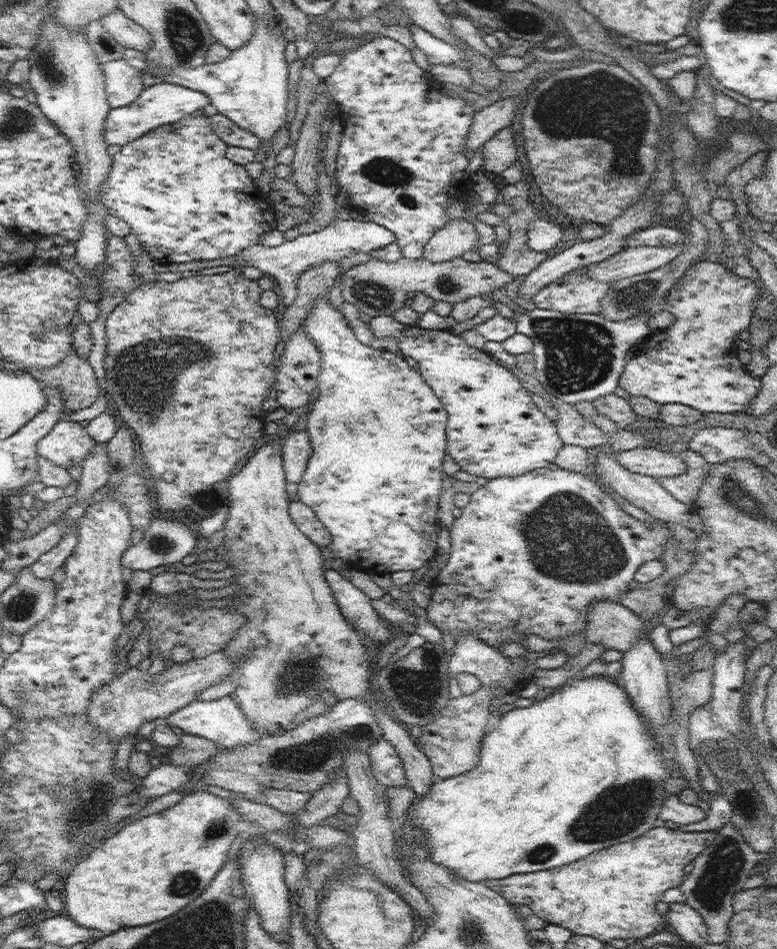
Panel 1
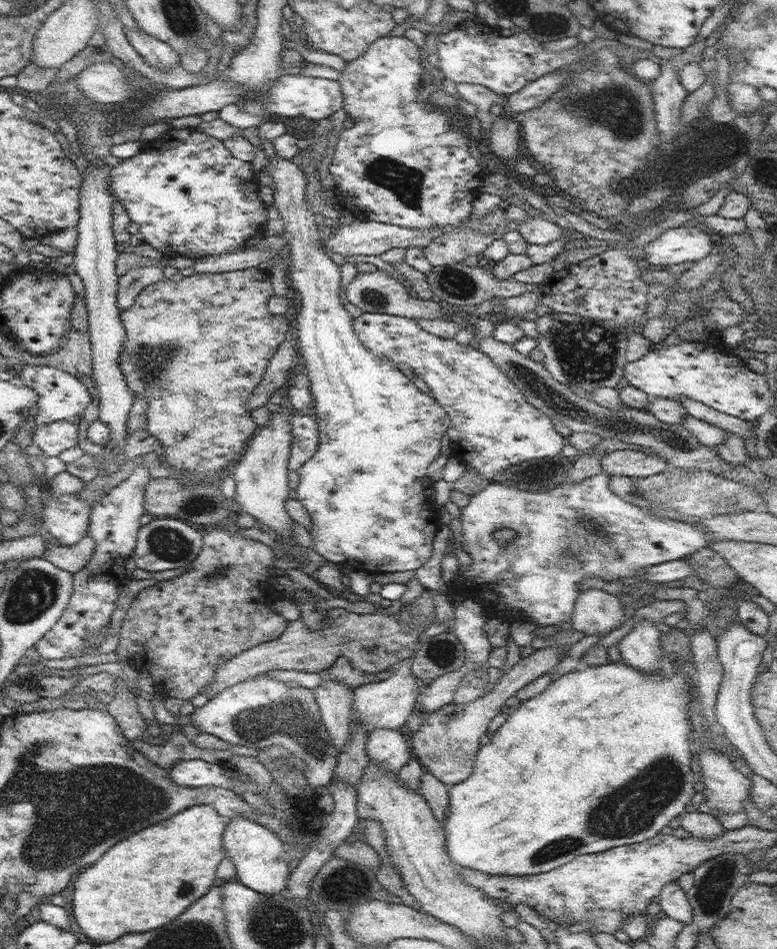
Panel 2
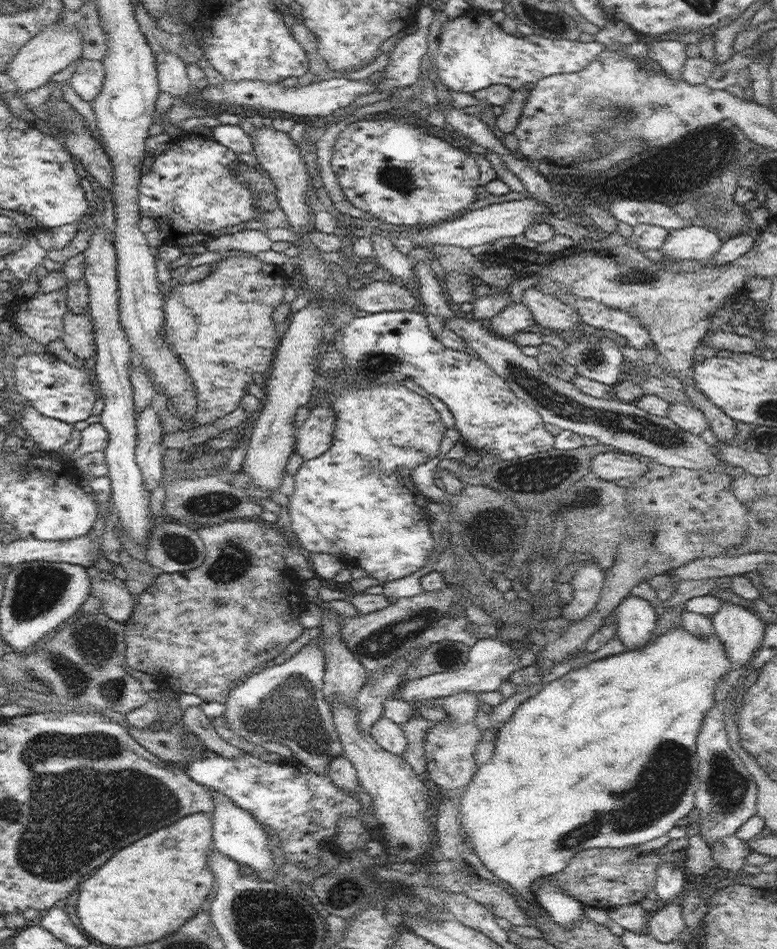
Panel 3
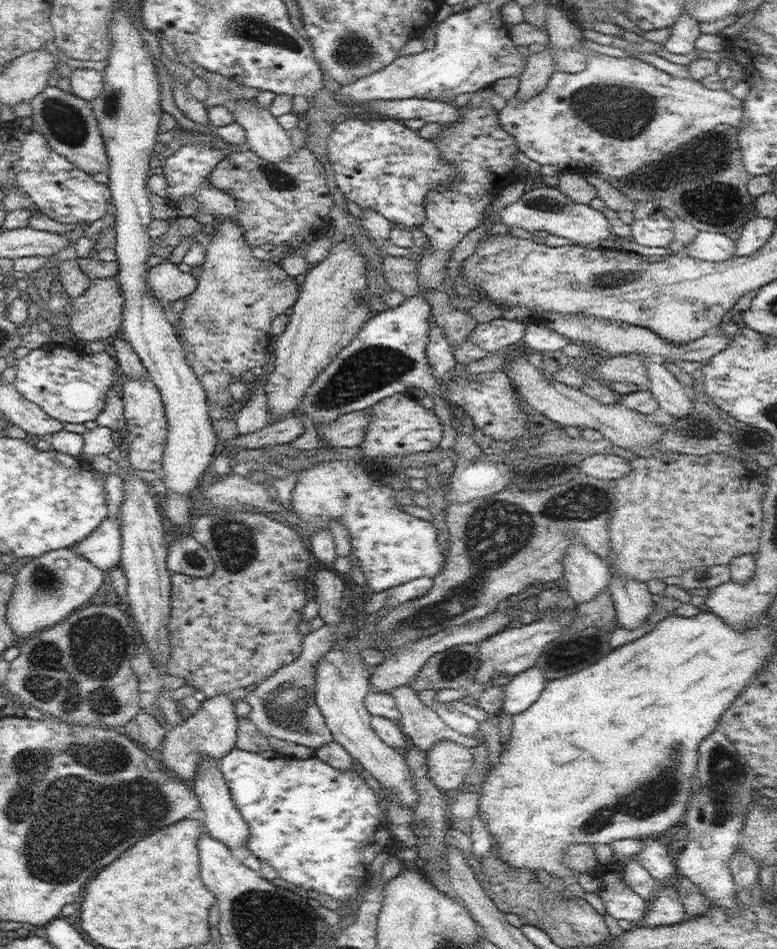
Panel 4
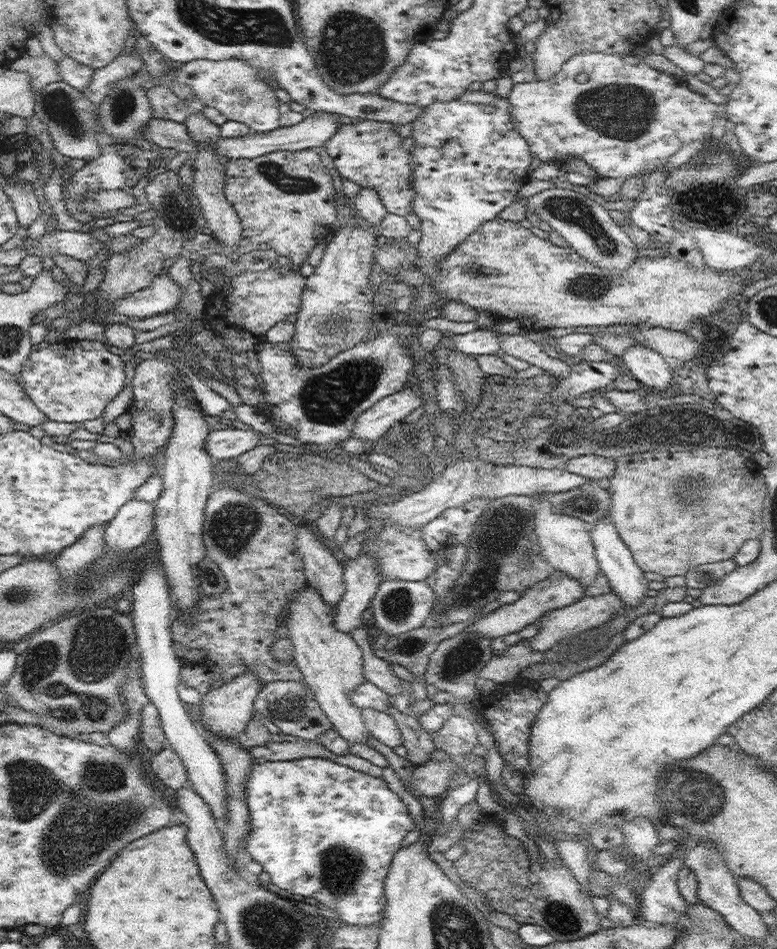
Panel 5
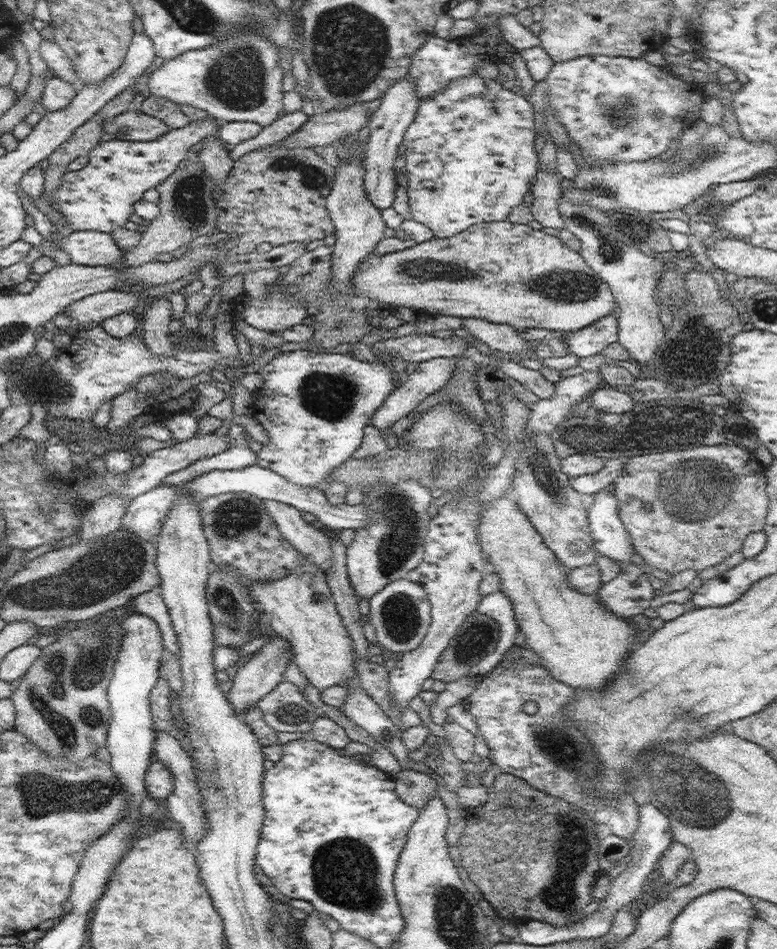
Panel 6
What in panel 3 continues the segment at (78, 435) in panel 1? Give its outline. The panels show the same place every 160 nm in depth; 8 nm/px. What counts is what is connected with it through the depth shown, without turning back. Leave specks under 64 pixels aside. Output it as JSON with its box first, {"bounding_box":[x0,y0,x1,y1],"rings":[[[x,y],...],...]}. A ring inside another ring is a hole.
{"bounding_box":[15,406,73,453],"rings":[[[26,406],[23,412],[16,416],[15,425],[21,426],[28,435],[40,445],[38,452],[56,453],[62,446],[71,440],[73,425],[44,416],[32,406]]]}

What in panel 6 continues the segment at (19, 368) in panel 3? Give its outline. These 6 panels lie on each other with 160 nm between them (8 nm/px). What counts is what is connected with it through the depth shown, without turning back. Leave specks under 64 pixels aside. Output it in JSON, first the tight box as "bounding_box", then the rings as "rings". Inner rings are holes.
{"bounding_box":[46,325,243,420],"rings":[[[103,325],[88,330],[78,331],[68,346],[63,346],[58,356],[46,361],[46,366],[60,378],[66,380],[70,386],[72,397],[66,403],[56,403],[46,407],[48,414],[56,415],[56,418],[72,418],[76,420],[92,419],[99,407],[107,401],[113,401],[116,396],[128,392],[136,386],[141,376],[154,374],[160,371],[168,371],[180,377],[184,381],[192,379],[200,373],[218,375],[218,365],[235,369],[243,366],[243,358],[238,356],[234,362],[222,358],[216,349],[200,349],[199,351],[173,350],[172,356],[156,358],[152,351],[141,339],[139,332],[134,332],[126,338],[118,338],[103,329]]]}

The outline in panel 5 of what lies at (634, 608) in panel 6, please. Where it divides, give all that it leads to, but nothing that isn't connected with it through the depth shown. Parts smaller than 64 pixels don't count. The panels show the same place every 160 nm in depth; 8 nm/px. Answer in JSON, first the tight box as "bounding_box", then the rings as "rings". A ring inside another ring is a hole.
{"bounding_box":[529,591,625,652],"rings":[[[612,591],[593,597],[584,596],[574,604],[544,613],[538,621],[541,627],[537,635],[529,641],[536,652],[546,652],[554,643],[560,642],[564,637],[574,636],[601,626],[604,622],[608,622],[618,610],[624,608],[625,604],[622,602],[622,599]]]}

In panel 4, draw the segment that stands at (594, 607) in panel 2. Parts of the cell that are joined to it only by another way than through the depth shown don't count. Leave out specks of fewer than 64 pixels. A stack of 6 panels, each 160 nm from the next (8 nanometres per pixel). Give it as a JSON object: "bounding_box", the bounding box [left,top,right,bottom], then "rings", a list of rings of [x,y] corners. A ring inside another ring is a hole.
{"bounding_box":[562,541,611,604],"rings":[[[572,541],[562,557],[563,573],[566,579],[566,591],[576,604],[593,599],[600,591],[606,591],[611,579],[611,567],[608,560],[603,560],[582,541]]]}

